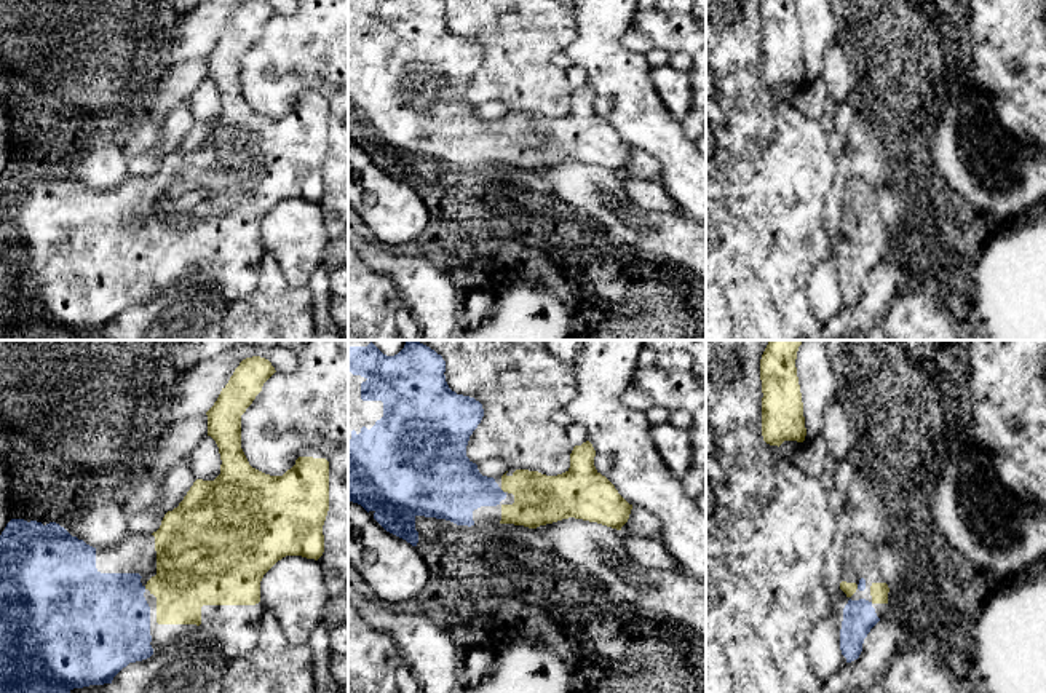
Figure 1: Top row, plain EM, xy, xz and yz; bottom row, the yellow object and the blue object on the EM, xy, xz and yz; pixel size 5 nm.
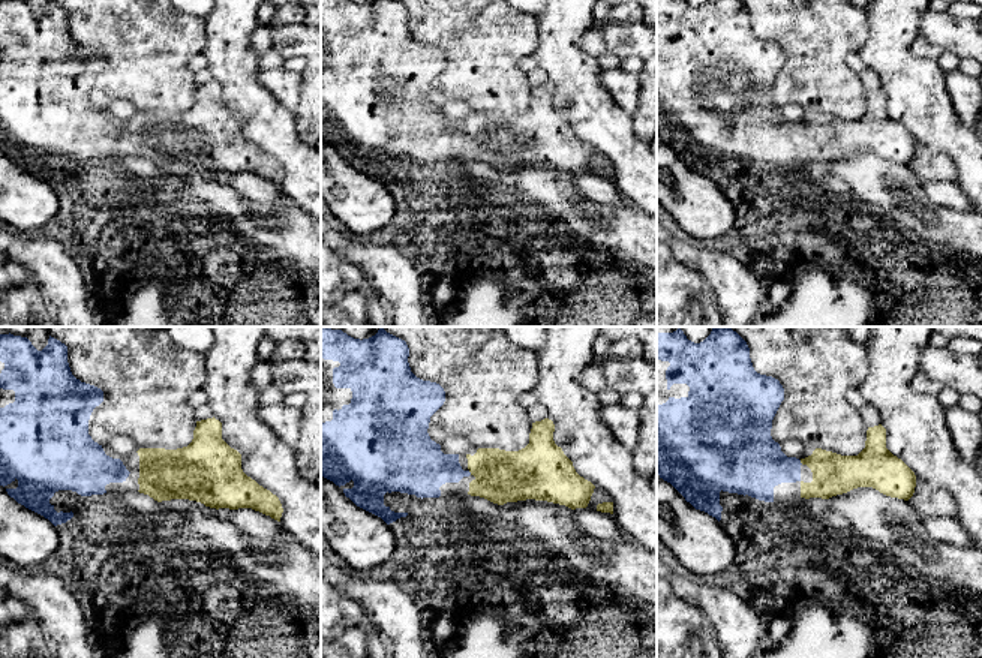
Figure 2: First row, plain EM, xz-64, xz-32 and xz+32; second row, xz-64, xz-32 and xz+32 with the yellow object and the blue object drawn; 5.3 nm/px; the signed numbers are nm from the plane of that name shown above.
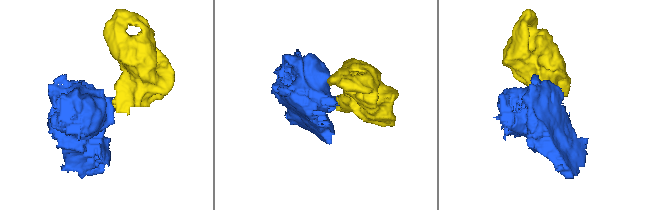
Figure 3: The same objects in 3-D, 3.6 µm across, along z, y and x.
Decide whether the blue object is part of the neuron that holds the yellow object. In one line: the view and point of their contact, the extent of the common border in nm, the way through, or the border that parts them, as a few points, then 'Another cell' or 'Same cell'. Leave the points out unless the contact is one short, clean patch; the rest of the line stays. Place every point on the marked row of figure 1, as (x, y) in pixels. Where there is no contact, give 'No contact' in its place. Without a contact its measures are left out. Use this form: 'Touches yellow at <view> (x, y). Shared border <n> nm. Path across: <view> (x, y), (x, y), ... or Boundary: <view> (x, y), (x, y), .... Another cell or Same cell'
Touches yellow at yz (856, 586). Shared border 30 nm. Path across: yz (848, 588), (856, 586), (861, 586). Same cell

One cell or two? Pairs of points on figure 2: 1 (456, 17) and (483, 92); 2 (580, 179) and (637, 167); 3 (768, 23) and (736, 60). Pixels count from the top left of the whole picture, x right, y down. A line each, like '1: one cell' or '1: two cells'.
1: one cell
2: two cells
3: two cells

